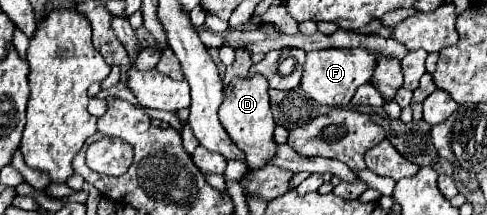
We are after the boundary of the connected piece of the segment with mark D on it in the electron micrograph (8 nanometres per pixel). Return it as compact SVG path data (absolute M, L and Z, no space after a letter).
M261 73L235 77L227 87L223 87L223 103L219 107L219 119L229 137L247 155L247 165L251 169L267 165L267 159L275 155L275 141L273 141L275 121L269 105L269 83Z

